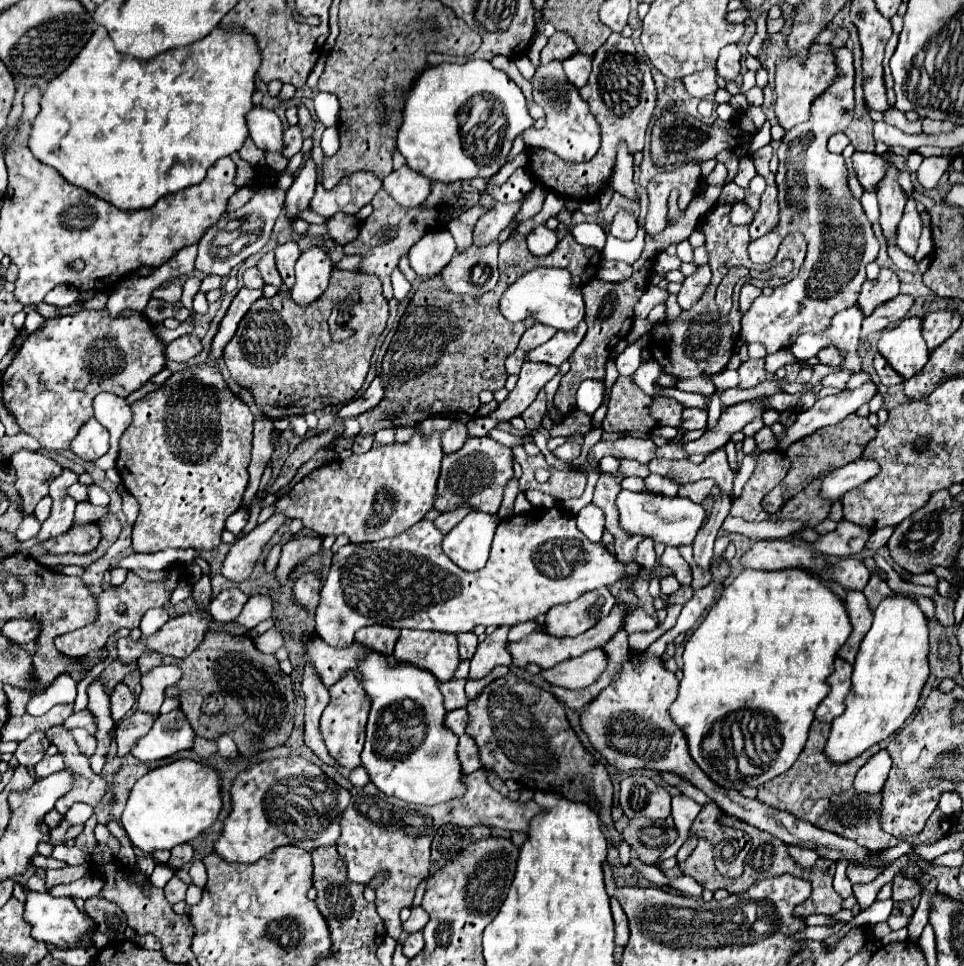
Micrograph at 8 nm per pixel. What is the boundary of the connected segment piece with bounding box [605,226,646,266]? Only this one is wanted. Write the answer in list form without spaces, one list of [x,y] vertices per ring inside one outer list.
[[[639,226],[637,235],[631,242],[625,242],[625,240],[617,240],[615,236],[607,234],[607,246],[605,246],[605,258],[611,258],[611,260],[621,260],[629,266],[635,264],[637,256],[641,256],[645,244],[645,231]]]

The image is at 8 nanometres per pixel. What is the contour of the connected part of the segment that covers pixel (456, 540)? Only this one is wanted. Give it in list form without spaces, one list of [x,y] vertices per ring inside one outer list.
[[[473,510],[443,538],[443,552],[463,570],[481,570],[499,522],[497,516]]]

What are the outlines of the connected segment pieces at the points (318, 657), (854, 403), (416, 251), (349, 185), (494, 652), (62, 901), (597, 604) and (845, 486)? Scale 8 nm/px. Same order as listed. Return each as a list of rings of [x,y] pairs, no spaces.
[[[311,632],[315,640],[305,642],[305,664],[311,664],[317,672],[317,676],[323,680],[323,684],[329,688],[337,680],[341,680],[347,672],[353,672],[359,680],[359,652],[357,644],[349,644],[347,648],[331,648],[327,642],[323,642],[317,632]]]
[[[869,380],[863,386],[859,386],[857,390],[843,390],[837,396],[827,396],[827,398],[815,402],[815,406],[807,412],[801,412],[797,416],[795,424],[789,428],[781,426],[779,422],[773,424],[771,430],[779,438],[777,450],[789,448],[789,444],[793,444],[795,440],[801,440],[803,436],[809,436],[811,432],[815,432],[823,426],[839,424],[849,414],[855,414],[855,410],[859,406],[867,404],[875,394],[877,394],[877,386],[873,380]]]
[[[437,228],[435,232],[423,236],[411,250],[409,260],[411,268],[419,276],[435,276],[449,264],[455,254],[455,240],[445,228]]]
[[[371,172],[345,176],[333,190],[325,190],[319,183],[311,202],[311,210],[325,218],[331,218],[337,212],[357,214],[365,204],[371,202],[379,188],[381,180]]]
[[[501,626],[493,630],[479,646],[475,656],[471,658],[471,668],[469,668],[469,678],[479,680],[485,678],[495,666],[511,666],[511,654],[505,650],[507,644],[507,626]]]
[[[25,888],[25,914],[23,920],[31,926],[31,936],[35,940],[41,940],[45,944],[53,944],[57,948],[75,948],[75,944],[81,944],[87,948],[91,944],[91,928],[95,922],[77,910],[71,898],[53,898],[49,892],[31,892]]]
[[[597,588],[585,592],[573,602],[557,604],[549,608],[543,622],[543,632],[563,638],[563,636],[579,636],[597,624],[611,608],[615,606],[615,596],[607,588]]]
[[[857,460],[857,462],[851,462],[843,468],[837,468],[833,470],[825,480],[823,480],[823,486],[821,486],[821,496],[825,498],[831,498],[831,500],[837,500],[841,498],[845,492],[853,490],[853,488],[859,488],[861,484],[865,484],[867,480],[875,478],[879,472],[879,464],[875,464],[873,460]]]

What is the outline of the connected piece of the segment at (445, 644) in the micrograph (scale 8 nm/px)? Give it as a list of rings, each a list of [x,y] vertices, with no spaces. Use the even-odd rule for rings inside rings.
[[[401,630],[393,656],[399,662],[417,664],[423,670],[429,670],[441,682],[451,680],[459,666],[457,638],[455,634],[445,632]]]

